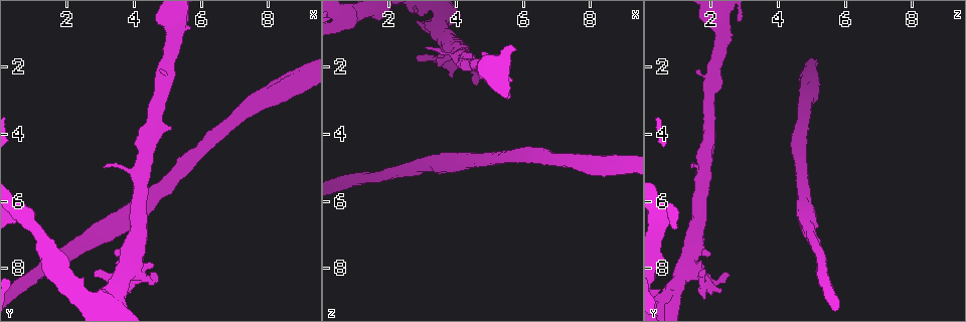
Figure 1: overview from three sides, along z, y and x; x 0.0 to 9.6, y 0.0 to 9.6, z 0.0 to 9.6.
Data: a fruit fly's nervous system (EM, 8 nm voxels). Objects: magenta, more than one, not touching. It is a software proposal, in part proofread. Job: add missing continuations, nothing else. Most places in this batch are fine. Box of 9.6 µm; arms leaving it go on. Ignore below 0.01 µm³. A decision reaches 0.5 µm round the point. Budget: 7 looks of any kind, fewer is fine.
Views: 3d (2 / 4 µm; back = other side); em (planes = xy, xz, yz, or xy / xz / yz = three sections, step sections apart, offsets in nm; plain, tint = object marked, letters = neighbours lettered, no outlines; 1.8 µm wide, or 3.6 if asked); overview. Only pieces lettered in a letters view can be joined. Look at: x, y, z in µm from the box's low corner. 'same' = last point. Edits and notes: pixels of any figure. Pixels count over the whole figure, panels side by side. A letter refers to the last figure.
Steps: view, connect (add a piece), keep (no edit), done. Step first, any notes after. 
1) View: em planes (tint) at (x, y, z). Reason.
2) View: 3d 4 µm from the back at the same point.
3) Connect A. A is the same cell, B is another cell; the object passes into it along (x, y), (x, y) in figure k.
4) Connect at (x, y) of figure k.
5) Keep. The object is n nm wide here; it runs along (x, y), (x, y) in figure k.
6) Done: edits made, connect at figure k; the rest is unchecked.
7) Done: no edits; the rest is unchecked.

View: em yz step 8 (letters) at (3.05, 9.05, 0.85). Sharp bend.

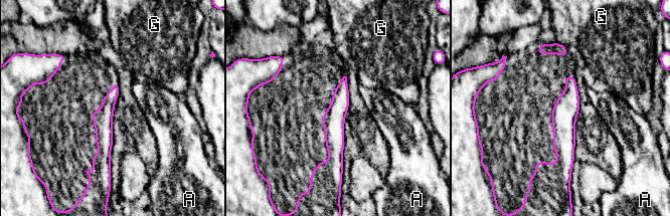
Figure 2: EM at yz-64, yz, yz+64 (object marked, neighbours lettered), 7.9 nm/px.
Keep. A and G are other cells; it runs along (572, 78), (564, 158), (555, 167) in figure 2; none of them fits.

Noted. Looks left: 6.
View: em planes (letters) at (3.10, 4.95, 1.40). An open end.

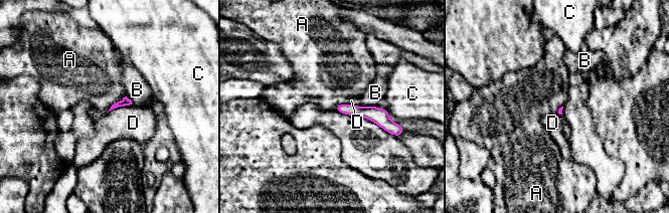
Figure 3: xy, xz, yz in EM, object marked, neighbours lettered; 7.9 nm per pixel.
Keep. A, B, C and D are other cells; a border runs along (132, 102), (114, 108), (108, 113) in figure 3; no lettered piece goes on from it.

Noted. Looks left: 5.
View: em planes (tint) at (4.50, 8.35, 2.05). Abrupt turn.

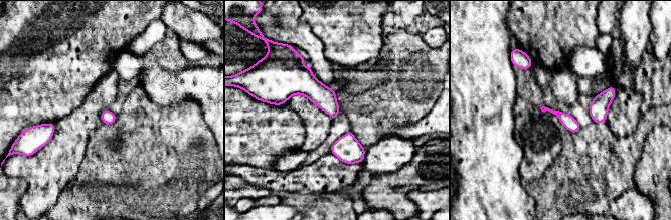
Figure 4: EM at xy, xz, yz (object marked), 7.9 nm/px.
View: em planes (letters) at the same point.

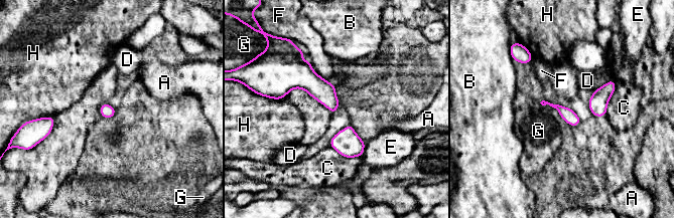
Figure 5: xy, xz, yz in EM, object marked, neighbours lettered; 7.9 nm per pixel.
Keep. A, B, C, D, E, F, G and H are other cells; none of them fits.

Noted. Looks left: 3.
Done: no edits; the rest is unchecked.

